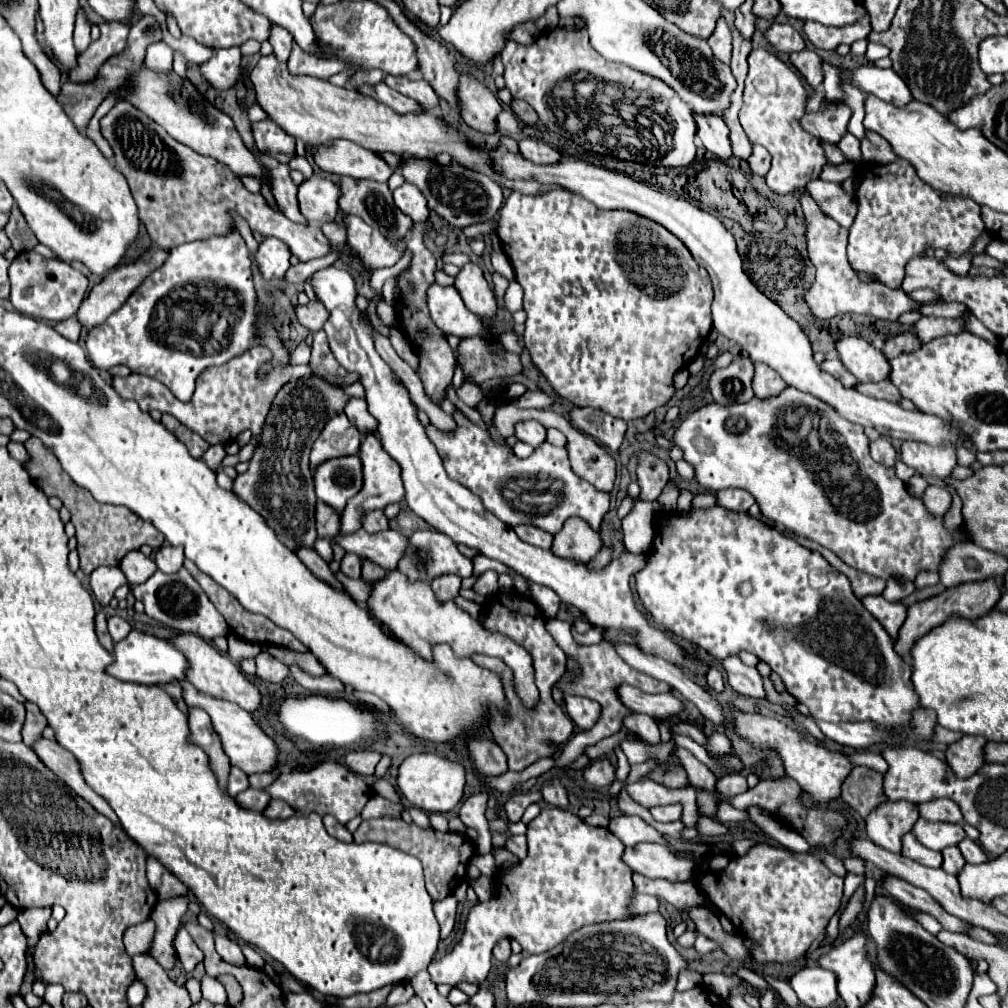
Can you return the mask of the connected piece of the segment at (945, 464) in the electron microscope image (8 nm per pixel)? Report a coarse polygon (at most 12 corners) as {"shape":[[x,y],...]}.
{"shape":[[904,442],[900,460],[922,476],[950,476],[954,448]]}

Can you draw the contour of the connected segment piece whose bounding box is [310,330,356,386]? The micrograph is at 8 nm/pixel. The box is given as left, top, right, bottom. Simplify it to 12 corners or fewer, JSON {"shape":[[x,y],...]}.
{"shape":[[324,330],[312,334],[310,366],[330,384],[356,382],[342,370],[328,346]]}

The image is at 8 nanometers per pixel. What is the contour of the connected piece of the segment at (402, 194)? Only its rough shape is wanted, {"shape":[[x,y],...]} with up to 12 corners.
{"shape":[[416,186],[394,190],[394,204],[414,222],[430,216],[426,198]]}

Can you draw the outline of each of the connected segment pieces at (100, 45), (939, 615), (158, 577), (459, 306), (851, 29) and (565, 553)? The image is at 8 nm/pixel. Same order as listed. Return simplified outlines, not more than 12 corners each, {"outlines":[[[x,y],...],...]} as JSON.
{"outlines":[[[102,22],[102,36],[78,54],[72,82],[98,78],[104,60],[128,48],[128,26]],[[996,578],[964,582],[908,606],[896,650],[950,618],[988,614],[1002,596]],[[186,568],[130,584],[146,614],[204,640],[228,634]],[[432,284],[426,304],[448,336],[484,336],[454,286]],[[868,18],[842,28],[804,22],[804,34],[818,50],[866,38]],[[568,518],[552,552],[580,562],[604,546],[582,518]]]}

